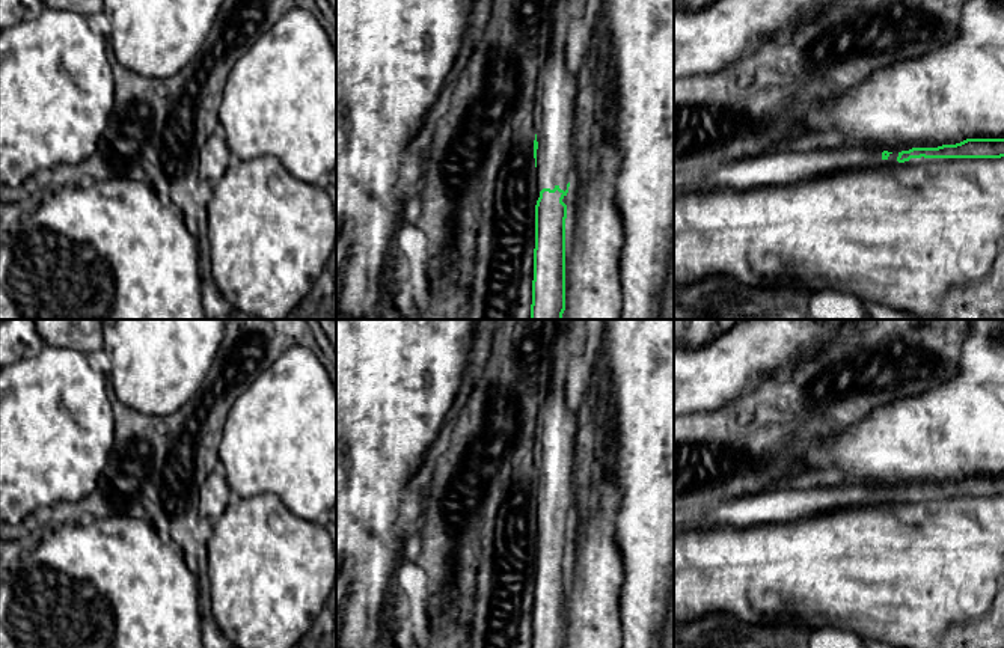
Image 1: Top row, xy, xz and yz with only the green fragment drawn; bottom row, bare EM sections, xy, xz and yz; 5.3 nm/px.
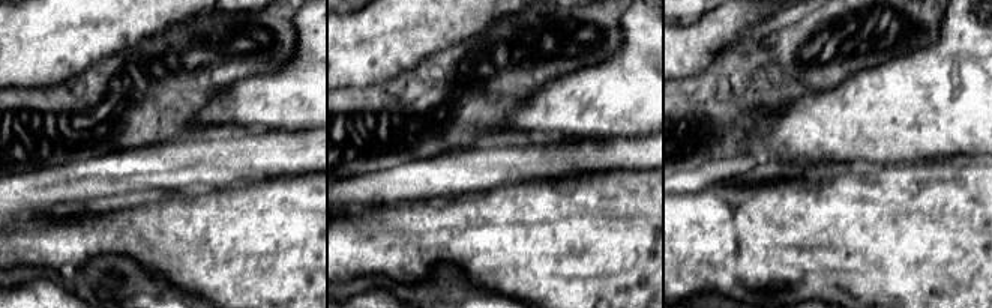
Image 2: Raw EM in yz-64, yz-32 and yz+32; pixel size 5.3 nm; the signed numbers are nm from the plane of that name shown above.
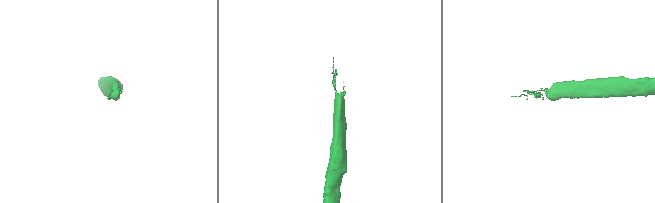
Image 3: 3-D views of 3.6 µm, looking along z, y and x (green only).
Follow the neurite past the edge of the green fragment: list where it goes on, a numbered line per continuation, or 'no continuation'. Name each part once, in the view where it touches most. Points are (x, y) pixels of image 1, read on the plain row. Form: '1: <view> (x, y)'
1: xz (554, 451)

